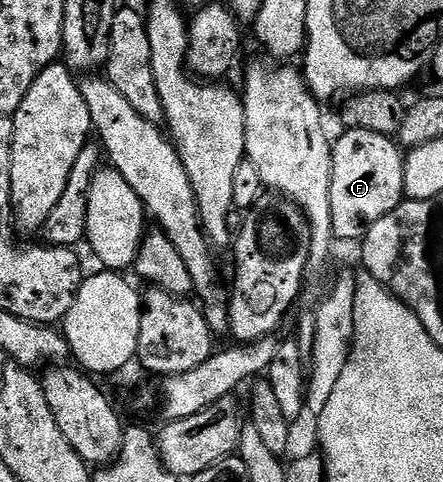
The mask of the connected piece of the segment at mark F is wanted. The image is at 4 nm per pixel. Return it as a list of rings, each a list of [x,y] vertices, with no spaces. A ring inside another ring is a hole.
[[[354,128],[343,134],[340,140],[332,143],[330,209],[334,236],[337,240],[360,241],[373,223],[386,217],[386,213],[393,211],[405,198],[404,155],[401,148],[382,133]]]

